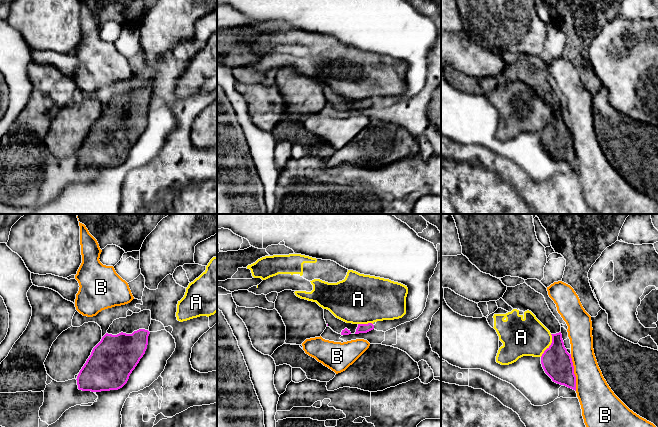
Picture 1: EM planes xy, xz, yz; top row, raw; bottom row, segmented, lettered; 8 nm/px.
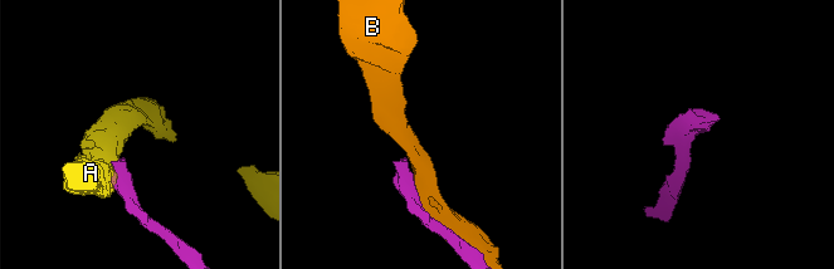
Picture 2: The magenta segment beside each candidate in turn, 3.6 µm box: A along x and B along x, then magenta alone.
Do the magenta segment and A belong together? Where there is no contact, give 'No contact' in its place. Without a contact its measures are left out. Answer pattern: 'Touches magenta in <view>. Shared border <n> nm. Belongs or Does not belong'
Touches magenta in yz. Shared border 200 nm. Does not belong

